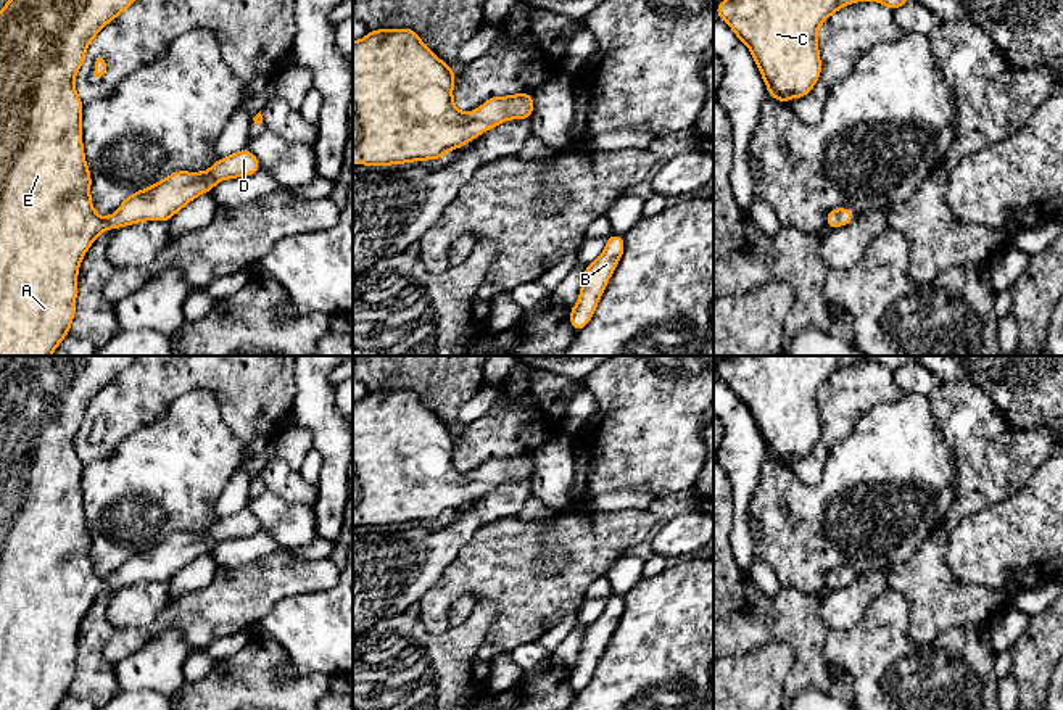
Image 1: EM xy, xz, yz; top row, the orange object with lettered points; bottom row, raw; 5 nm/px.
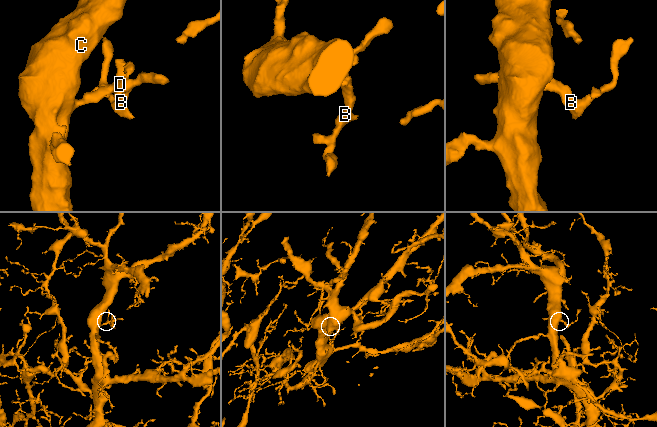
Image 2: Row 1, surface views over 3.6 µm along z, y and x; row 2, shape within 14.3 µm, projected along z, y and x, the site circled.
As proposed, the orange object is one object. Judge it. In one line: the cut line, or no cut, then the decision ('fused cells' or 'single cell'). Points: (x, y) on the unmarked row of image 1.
no cut | single cell

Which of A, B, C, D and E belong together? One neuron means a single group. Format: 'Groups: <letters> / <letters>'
Groups: A B C D E

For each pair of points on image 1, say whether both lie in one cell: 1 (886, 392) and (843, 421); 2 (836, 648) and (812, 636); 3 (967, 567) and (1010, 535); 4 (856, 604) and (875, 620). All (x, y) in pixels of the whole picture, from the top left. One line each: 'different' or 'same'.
1: same
2: different
3: same
4: different

